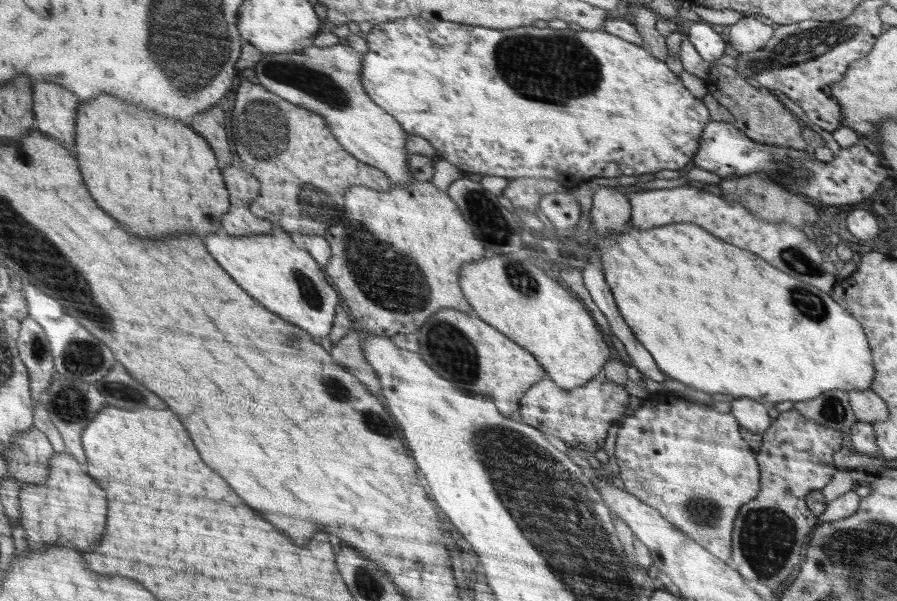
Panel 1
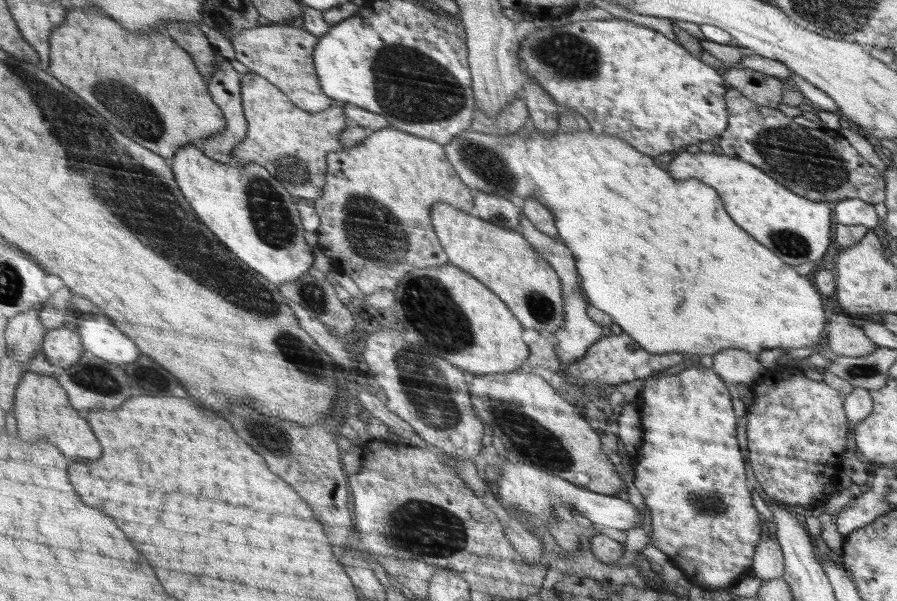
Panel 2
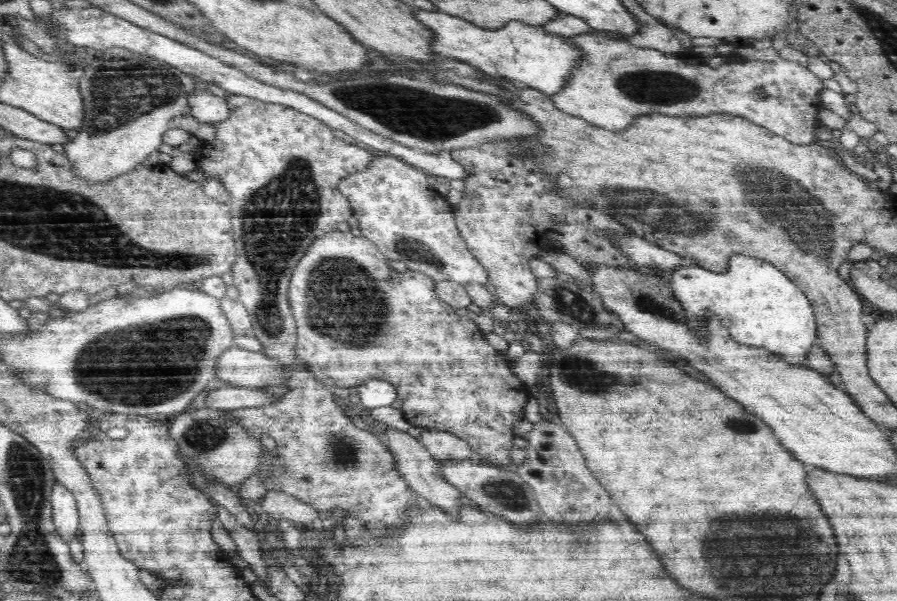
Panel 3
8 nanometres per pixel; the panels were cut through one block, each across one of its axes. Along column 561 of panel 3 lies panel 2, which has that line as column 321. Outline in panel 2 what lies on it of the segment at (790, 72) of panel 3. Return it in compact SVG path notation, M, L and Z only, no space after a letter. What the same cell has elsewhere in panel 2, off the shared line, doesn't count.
M271 23L244 29L232 38L238 62L242 62L252 72L273 82L298 108L308 112L320 112L332 105L343 106L342 101L326 96L318 82L314 68L313 52L319 37L302 26Z

